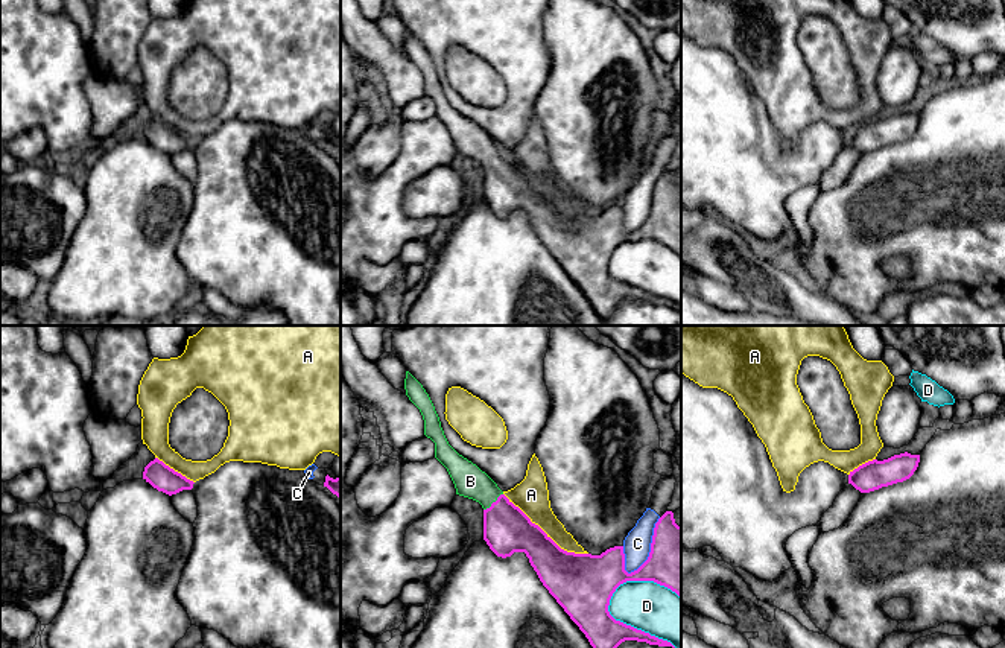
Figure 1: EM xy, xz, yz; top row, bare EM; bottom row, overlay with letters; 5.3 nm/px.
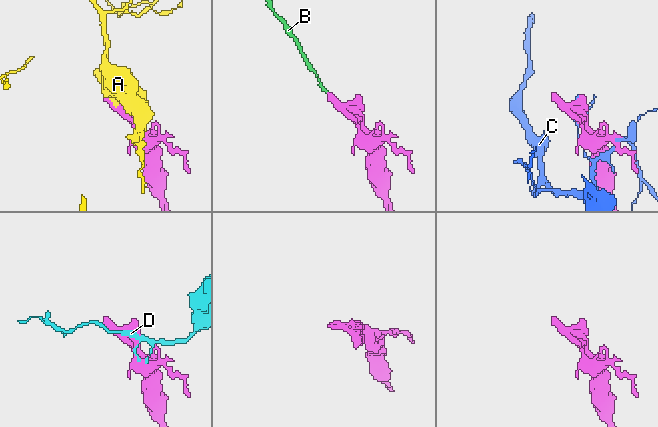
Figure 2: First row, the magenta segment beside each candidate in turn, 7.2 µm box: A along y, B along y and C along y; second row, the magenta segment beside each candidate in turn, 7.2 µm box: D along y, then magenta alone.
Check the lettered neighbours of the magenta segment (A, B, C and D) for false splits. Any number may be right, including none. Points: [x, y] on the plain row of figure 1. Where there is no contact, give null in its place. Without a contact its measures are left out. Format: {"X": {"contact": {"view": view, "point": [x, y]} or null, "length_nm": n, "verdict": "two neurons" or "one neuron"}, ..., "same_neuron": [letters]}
{"A": {"contact": {"view": "xz", "point": [545, 192]}, "length_nm": 550, "verdict": "two neurons"}, "B": {"contact": {"view": "xz", "point": [493, 162]}, "length_nm": 140, "verdict": "one neuron"}, "C": {"contact": {"view": "xz", "point": [651, 207]}, "length_nm": 340, "verdict": "two neurons"}, "D": {"contact": {"view": "xz", "point": [628, 285]}, "length_nm": 440, "verdict": "two neurons"}, "same_neuron": ["B"]}

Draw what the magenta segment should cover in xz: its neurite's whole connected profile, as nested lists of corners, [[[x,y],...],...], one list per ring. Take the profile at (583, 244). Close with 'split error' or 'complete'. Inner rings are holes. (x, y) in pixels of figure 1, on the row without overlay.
[[[409,30],[404,49],[423,75],[424,94],[435,102],[435,117],[447,128],[456,154],[482,164],[483,199],[490,208],[502,218],[525,211],[543,245],[601,318],[608,318],[625,300],[675,307],[667,300],[616,280],[608,271],[613,253],[626,240],[654,240],[681,257],[681,186],[672,170],[655,183],[649,216],[631,233],[625,230],[623,205],[601,214],[567,211],[532,183],[485,131],[449,103],[429,53]]]; split error

